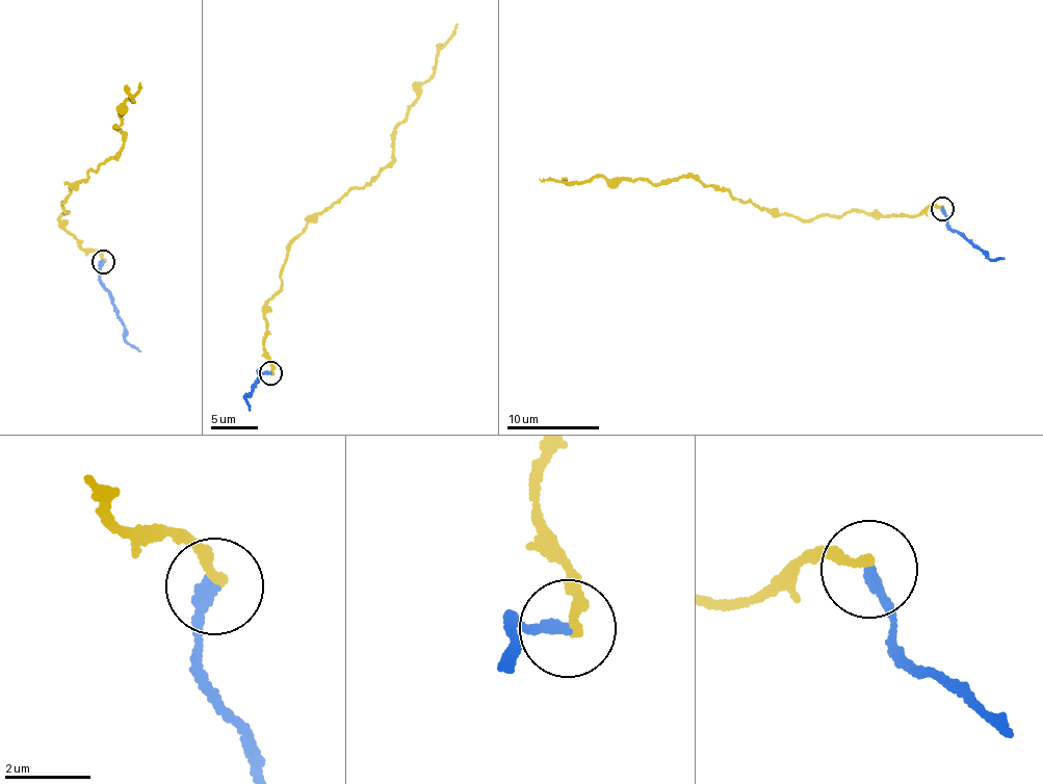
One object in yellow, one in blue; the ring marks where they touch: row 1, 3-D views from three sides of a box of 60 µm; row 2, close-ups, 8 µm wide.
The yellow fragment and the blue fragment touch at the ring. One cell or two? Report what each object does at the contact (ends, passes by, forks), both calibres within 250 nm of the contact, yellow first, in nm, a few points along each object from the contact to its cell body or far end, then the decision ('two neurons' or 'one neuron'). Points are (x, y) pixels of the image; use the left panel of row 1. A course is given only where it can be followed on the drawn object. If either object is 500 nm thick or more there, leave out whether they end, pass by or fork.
yellow ends there; blue ends there; 240 nm thick on the yellow side, 280 nm on the other; yellow runs (103, 260), (78, 244), (59, 219), (69, 213), (60, 204), (116, 155), (114, 127), (139, 83); blue runs (103, 262), (101, 285), (124, 325), (127, 341), (139, 350); two neurons

